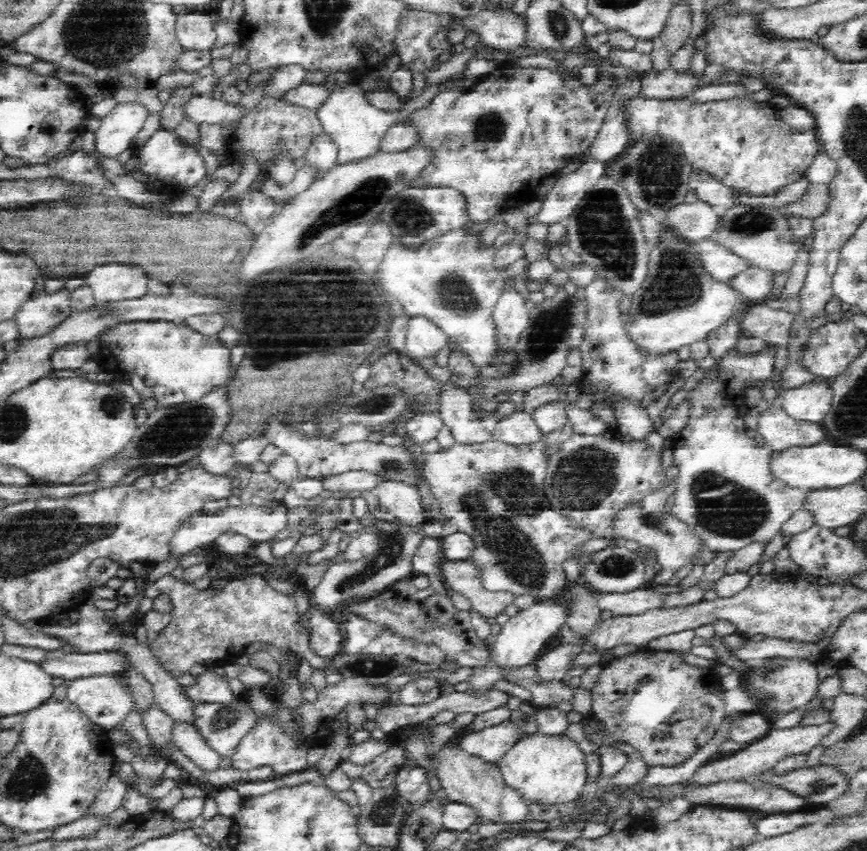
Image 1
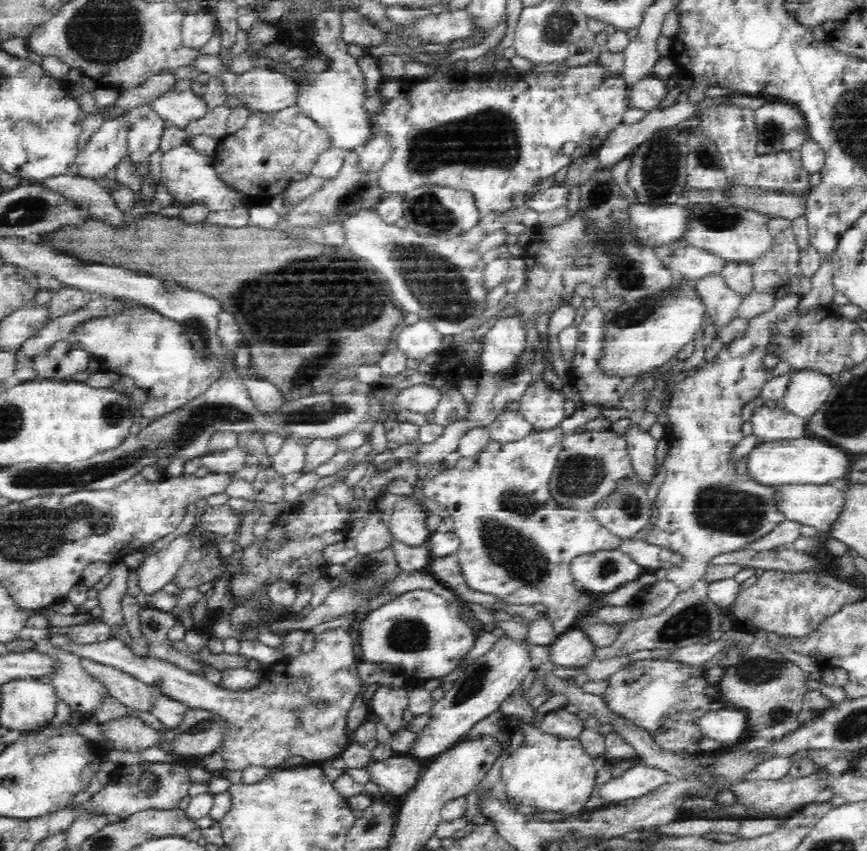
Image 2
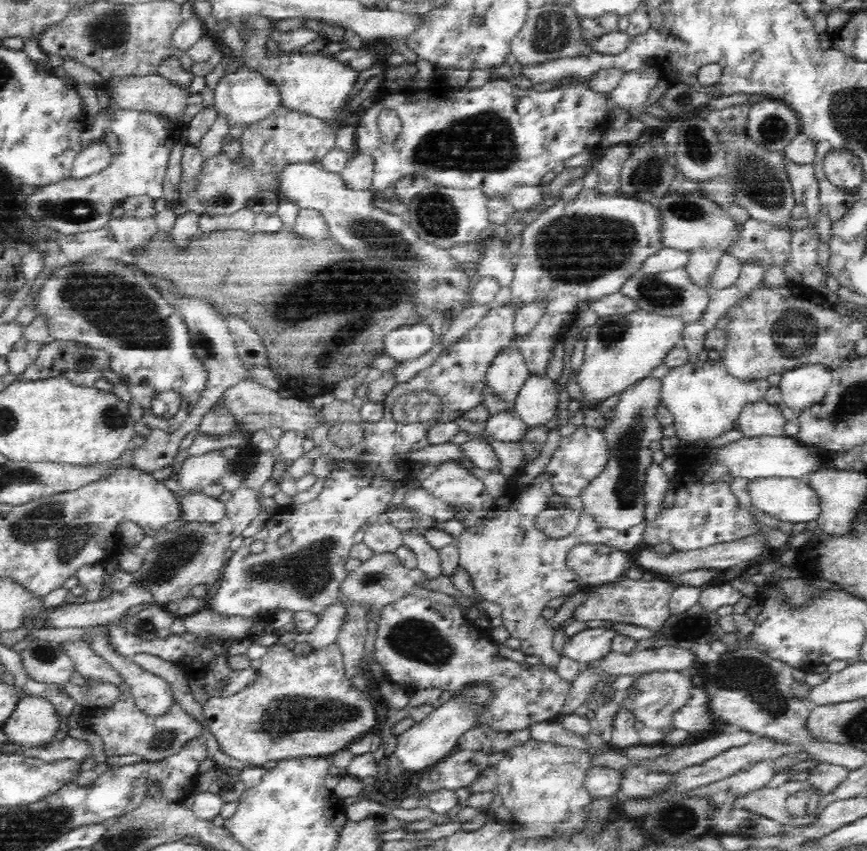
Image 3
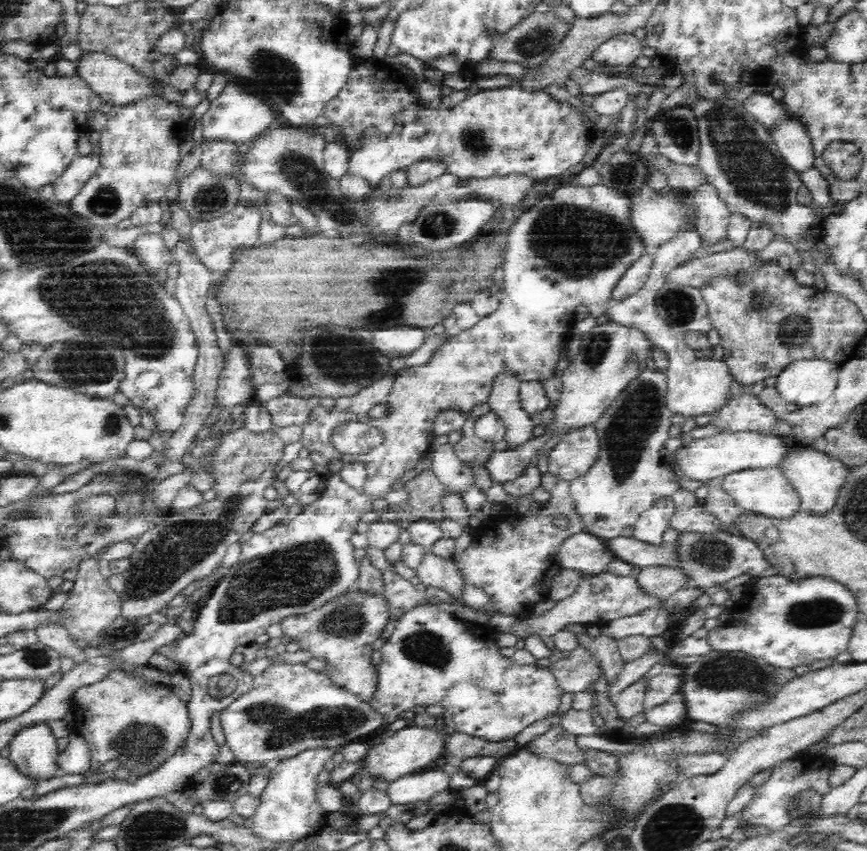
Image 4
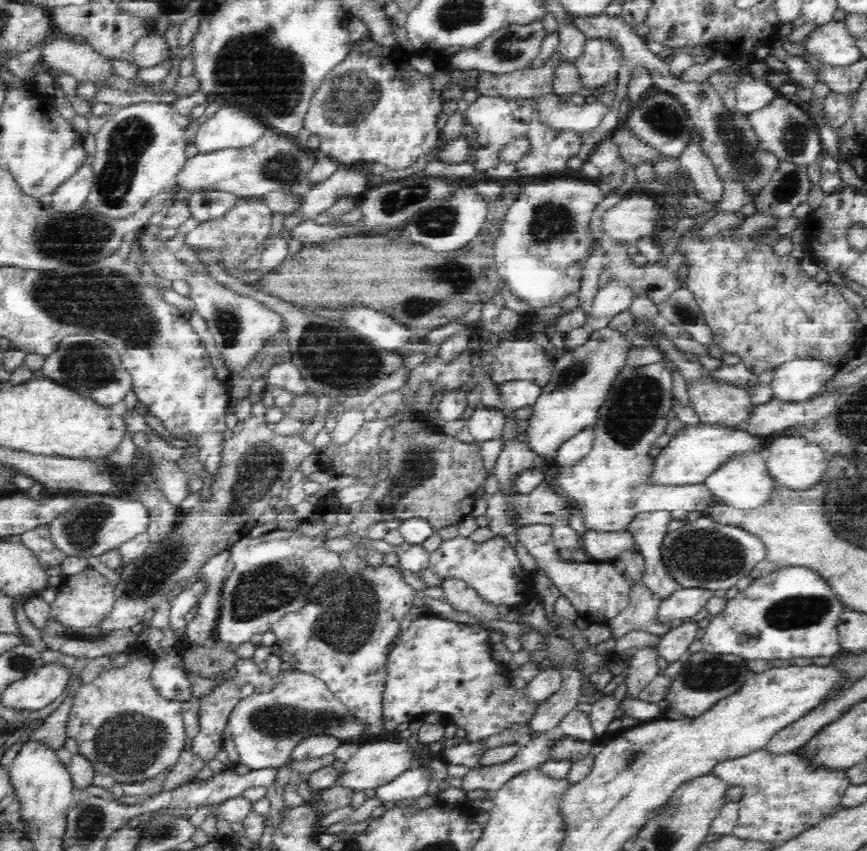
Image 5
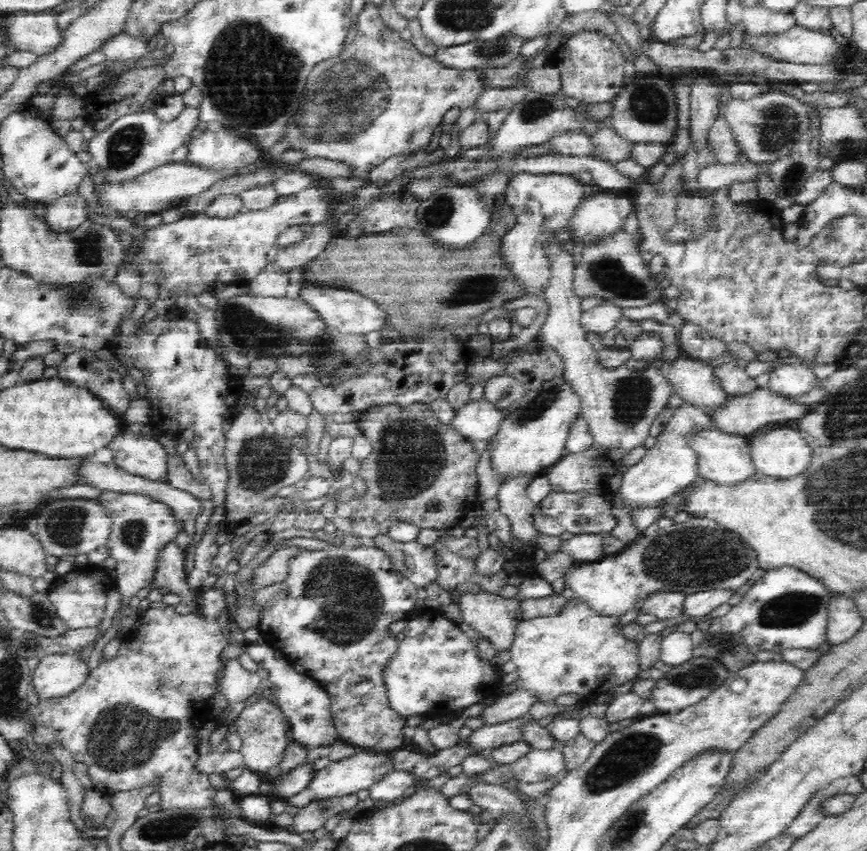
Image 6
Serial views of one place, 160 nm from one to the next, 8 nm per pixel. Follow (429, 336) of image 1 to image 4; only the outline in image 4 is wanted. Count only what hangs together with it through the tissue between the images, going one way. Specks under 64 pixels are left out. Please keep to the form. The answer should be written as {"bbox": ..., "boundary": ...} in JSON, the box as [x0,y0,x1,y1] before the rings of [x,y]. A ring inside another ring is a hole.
{"bbox":[374,326,426,358],"boundary":[[[397,326],[376,330],[374,332],[376,348],[386,356],[407,358],[412,352],[416,352],[424,340],[426,340],[426,328],[414,328],[414,326]]]}

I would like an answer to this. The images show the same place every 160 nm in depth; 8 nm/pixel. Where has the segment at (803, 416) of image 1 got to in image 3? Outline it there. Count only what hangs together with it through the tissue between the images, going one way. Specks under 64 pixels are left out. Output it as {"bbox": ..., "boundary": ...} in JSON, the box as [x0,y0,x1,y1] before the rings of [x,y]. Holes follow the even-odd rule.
{"bbox":[779,365,831,413],"boundary":[[[808,365],[796,367],[794,370],[784,371],[781,376],[779,387],[782,390],[781,401],[787,408],[796,413],[806,411],[814,407],[814,404],[825,400],[831,383],[831,372],[824,366]]]}

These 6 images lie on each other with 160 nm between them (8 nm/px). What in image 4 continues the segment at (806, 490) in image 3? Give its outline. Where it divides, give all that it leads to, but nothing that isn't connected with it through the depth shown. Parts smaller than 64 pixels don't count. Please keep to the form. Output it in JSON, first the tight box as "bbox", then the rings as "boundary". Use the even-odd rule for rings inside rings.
{"bbox":[723,468,806,519],"boundary":[[[756,468],[752,471],[734,472],[734,474],[724,477],[723,489],[733,496],[738,505],[754,514],[789,519],[806,511],[798,489],[792,485],[792,481],[780,468]]]}

